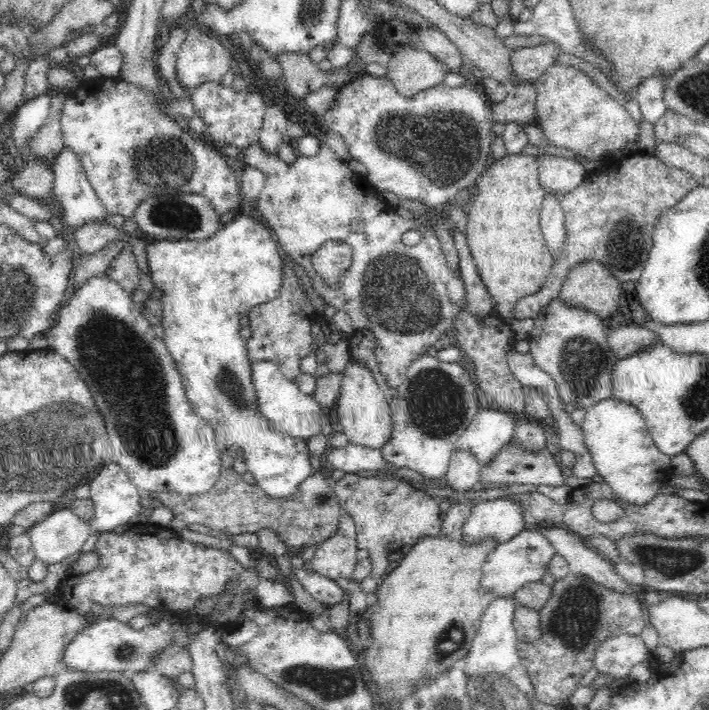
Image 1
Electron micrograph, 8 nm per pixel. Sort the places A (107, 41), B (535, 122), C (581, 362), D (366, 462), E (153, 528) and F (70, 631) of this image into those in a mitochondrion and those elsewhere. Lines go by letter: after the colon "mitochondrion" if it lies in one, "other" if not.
A: other
B: other
C: mitochondrion
D: other
E: other
F: other

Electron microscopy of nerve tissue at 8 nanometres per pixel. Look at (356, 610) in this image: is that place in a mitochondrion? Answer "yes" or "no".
no

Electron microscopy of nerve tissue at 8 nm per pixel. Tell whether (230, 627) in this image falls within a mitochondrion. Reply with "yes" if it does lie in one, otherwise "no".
no

